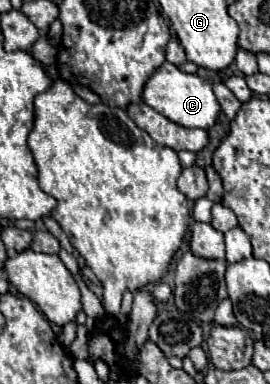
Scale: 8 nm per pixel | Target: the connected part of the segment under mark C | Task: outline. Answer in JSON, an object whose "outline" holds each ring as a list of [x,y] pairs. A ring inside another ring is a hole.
{"outline":[[[164,62],[154,74],[146,80],[142,90],[142,102],[166,116],[168,120],[186,126],[186,128],[210,128],[220,112],[220,104],[212,92],[212,84],[196,74],[184,74],[174,64]]]}

